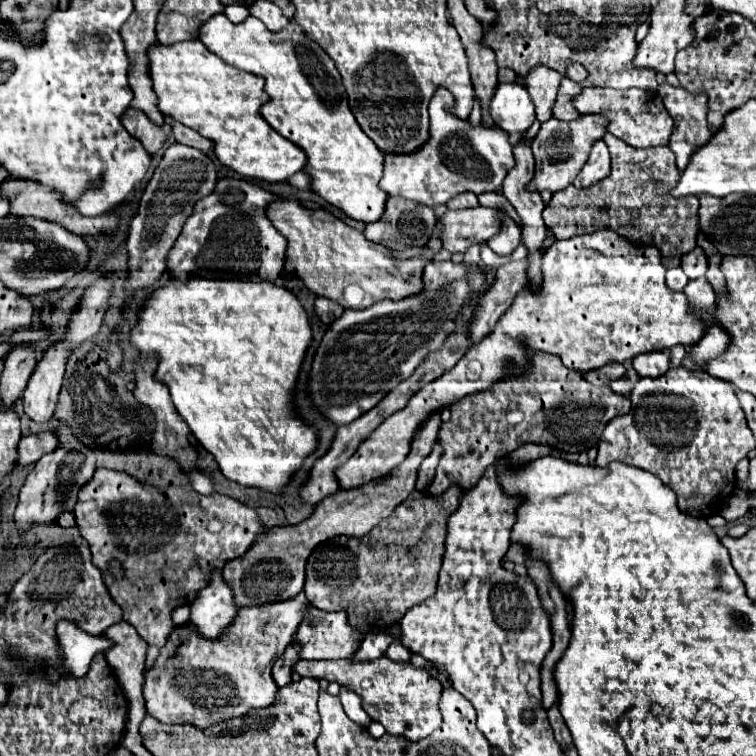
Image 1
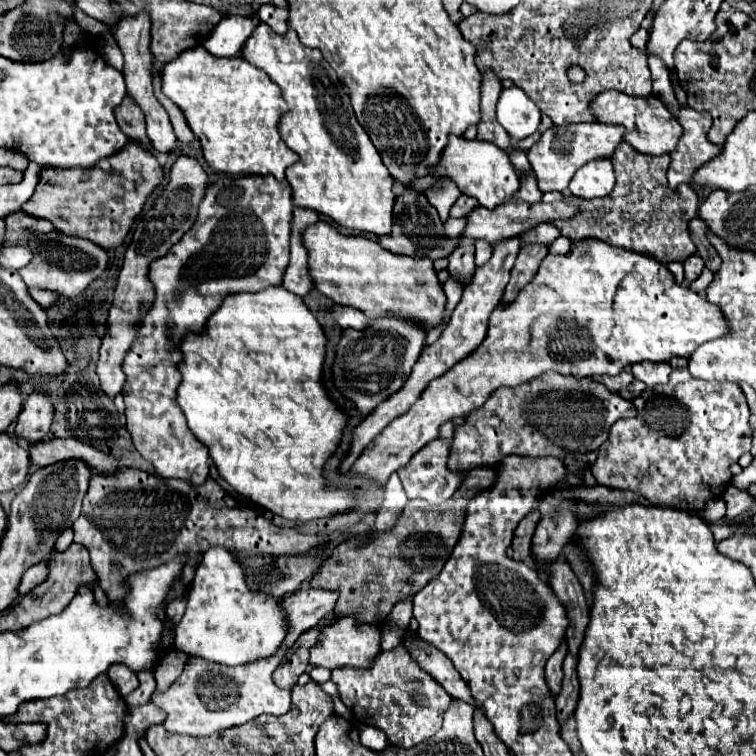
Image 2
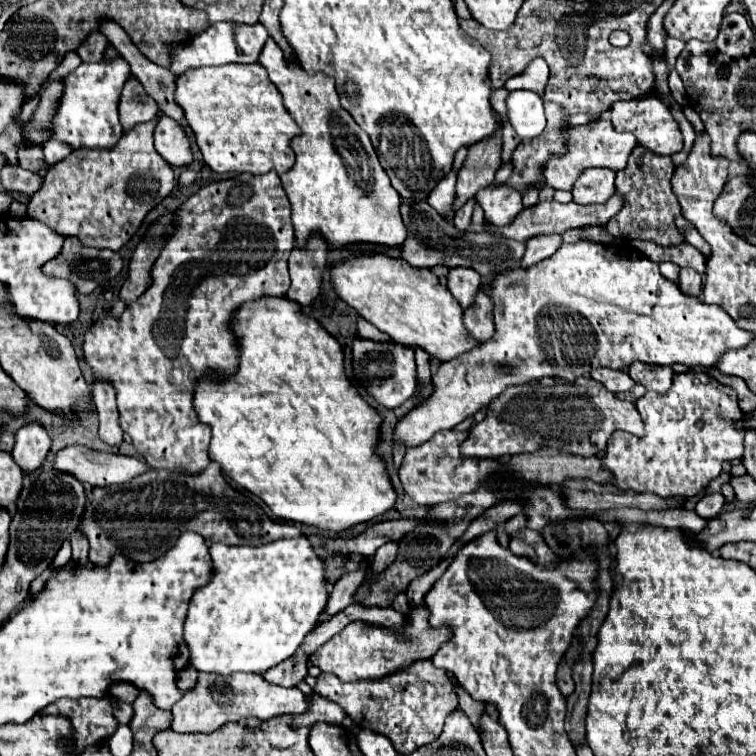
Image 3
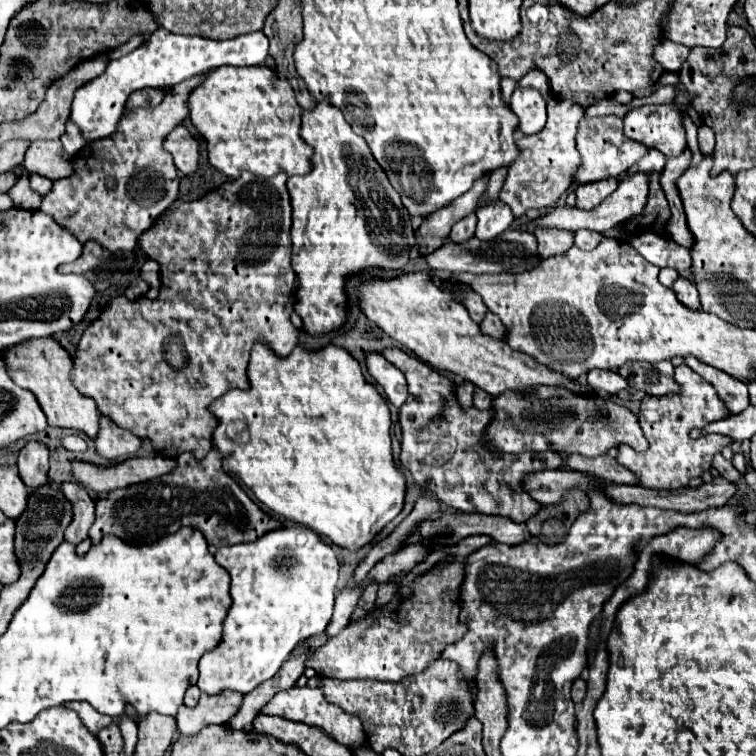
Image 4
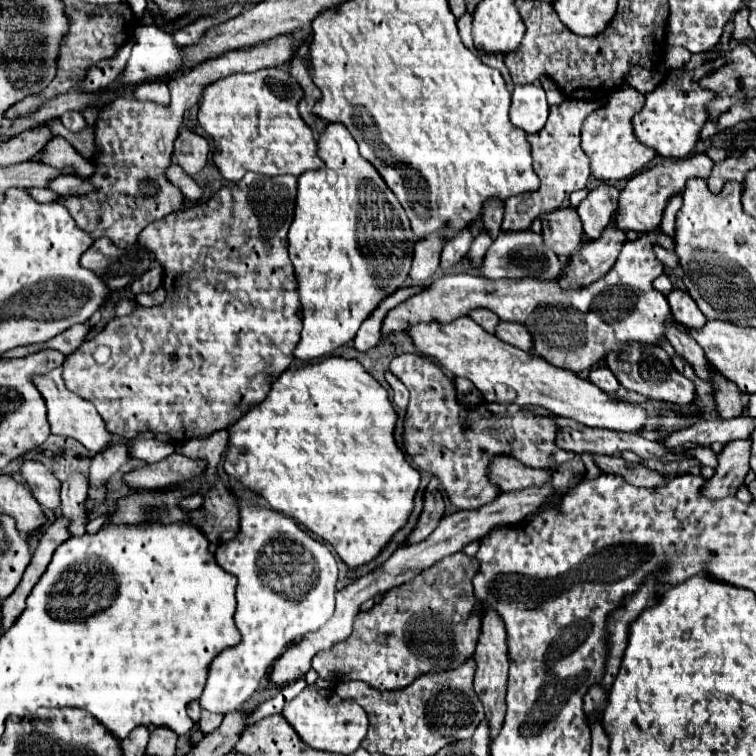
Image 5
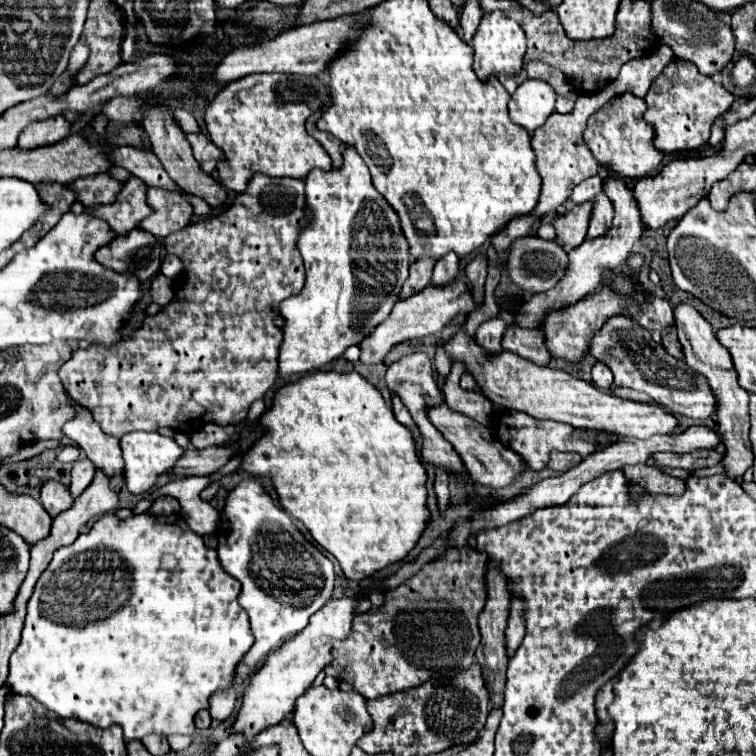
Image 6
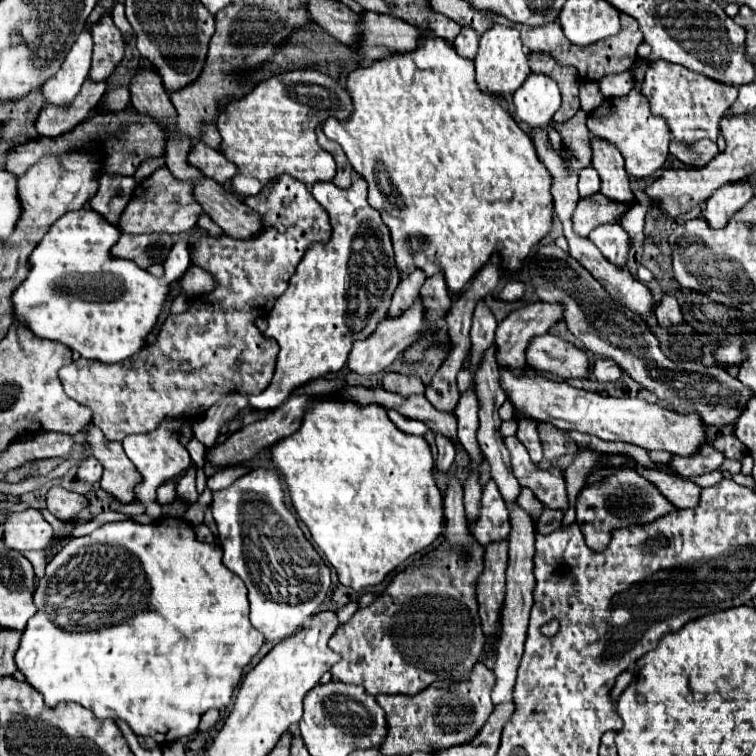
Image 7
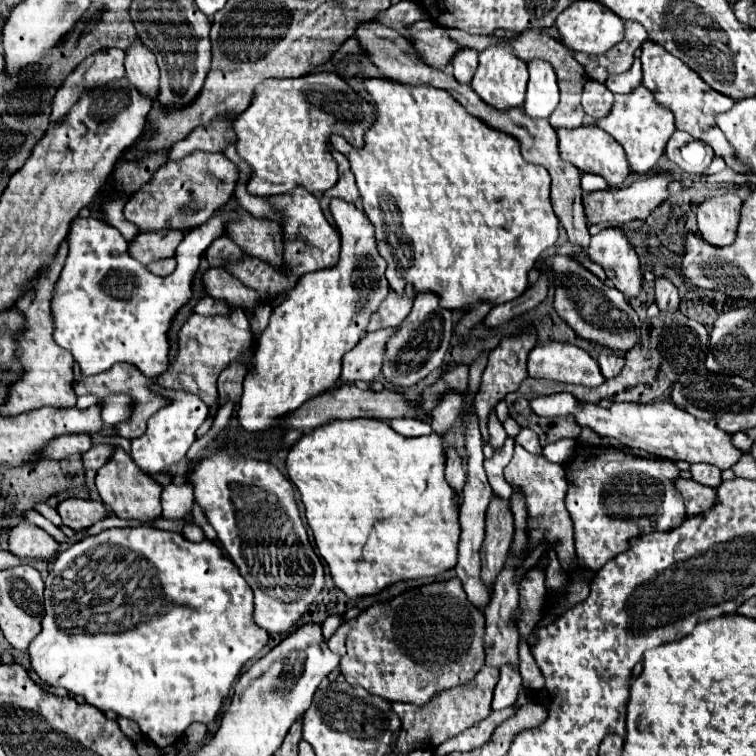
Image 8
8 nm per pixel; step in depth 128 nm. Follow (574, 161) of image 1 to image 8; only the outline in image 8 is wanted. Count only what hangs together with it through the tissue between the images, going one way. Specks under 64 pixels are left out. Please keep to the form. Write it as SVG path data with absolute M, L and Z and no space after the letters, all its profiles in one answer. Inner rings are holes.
M642 84L636 86L634 90L630 90L624 96L616 96L614 110L606 118L598 120L596 124L604 132L608 132L616 142L622 144L622 148L626 152L626 158L628 158L628 164L636 172L648 172L658 164L660 156L664 154L664 146L666 146L668 138L676 130L672 110L654 102L652 92Z

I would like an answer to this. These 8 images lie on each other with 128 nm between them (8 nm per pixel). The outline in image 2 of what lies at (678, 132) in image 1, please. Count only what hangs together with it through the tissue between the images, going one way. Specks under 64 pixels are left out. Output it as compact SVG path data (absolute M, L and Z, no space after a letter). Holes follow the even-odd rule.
M682 106L678 122L682 124L684 134L682 134L674 154L670 154L672 162L670 162L670 170L668 170L668 186L670 186L670 190L676 192L680 184L688 184L702 198L704 188L698 186L692 180L692 176L700 166L704 166L706 162L710 162L712 158L722 154L722 148L714 146L706 138L708 130L712 126L712 118L706 112L696 112L694 108Z

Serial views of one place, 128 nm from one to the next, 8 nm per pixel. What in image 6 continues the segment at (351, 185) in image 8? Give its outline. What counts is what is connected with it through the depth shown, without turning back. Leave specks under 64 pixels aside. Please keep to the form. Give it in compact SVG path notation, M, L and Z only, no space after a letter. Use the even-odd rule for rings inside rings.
M314 112L314 114L308 118L308 122L306 122L308 134L314 136L314 138L328 150L334 168L340 168L340 166L342 166L342 150L344 150L344 146L342 146L342 142L338 142L332 134L326 134L326 132L322 132L322 130L316 128L318 118L320 118L320 112Z

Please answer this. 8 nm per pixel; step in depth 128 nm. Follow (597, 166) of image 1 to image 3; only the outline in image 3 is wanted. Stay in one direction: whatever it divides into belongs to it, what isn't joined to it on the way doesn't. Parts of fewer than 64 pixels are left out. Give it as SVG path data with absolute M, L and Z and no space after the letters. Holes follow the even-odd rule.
M606 168L586 170L586 174L582 174L574 184L574 190L572 190L574 202L576 204L606 202L616 192L614 178L616 178L614 170L606 170Z

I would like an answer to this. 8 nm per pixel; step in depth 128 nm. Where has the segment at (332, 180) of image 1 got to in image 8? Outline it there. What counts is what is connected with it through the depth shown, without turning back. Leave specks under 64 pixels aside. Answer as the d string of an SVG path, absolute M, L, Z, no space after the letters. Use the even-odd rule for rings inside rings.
M338 198L332 200L330 212L342 236L340 262L334 268L304 274L296 282L294 290L288 292L286 302L280 304L272 312L268 328L258 338L256 352L252 358L252 370L246 374L246 380L244 380L244 402L240 398L240 408L238 408L240 426L250 434L272 432L272 430L282 428L284 426L282 418L286 414L294 412L306 400L334 388L336 380L340 378L344 352L352 350L358 344L358 340L364 336L364 328L370 322L370 316L390 292L390 288L386 286L386 276L384 276L386 260L382 260L382 256L376 250L374 228L370 226L370 220L366 218L366 214L362 214L362 210L358 210L354 204L348 204Z

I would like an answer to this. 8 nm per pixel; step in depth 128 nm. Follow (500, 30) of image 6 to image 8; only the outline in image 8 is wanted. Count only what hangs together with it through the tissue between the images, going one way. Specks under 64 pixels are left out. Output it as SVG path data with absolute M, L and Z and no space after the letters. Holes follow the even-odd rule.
M506 44L492 46L480 54L480 64L478 70L472 78L472 90L486 102L488 106L506 112L510 108L522 108L524 104L524 94L526 94L526 82L528 82L528 68L526 62L516 58L512 54L512 48Z

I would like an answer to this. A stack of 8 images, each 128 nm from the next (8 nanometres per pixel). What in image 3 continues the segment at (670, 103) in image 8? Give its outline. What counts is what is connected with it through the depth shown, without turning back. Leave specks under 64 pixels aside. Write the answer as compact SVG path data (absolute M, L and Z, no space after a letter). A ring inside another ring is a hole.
M656 96L614 102L614 106L610 110L610 120L612 120L612 124L614 124L614 128L618 132L624 132L624 130L626 132L634 132L634 136L640 142L640 146L644 146L648 150L654 150L656 154L672 156L672 154L682 150L682 134L680 134L678 122L670 114L668 106L664 106Z

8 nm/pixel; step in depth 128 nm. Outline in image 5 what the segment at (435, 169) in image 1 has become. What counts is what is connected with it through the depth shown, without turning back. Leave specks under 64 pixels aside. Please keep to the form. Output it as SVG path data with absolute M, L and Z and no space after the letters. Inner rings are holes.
M482 230L482 232L478 234L478 238L472 242L470 252L468 252L468 260L470 260L470 264L472 264L474 268L478 268L478 266L482 264L484 254L486 254L486 250L490 248L490 244L492 244L492 238L488 236L486 230Z

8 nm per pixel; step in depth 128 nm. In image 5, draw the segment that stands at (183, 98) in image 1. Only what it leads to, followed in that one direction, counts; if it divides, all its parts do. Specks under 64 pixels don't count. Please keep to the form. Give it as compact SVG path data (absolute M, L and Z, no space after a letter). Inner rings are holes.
M284 68L258 70L254 74L232 74L210 84L210 88L204 90L200 100L198 122L214 140L214 164L218 166L224 180L234 184L242 180L242 176L248 170L264 176L280 176L280 174L300 176L306 170L316 170L324 166L322 158L318 156L316 134L304 124L304 120L298 114L298 102L302 98L304 92L300 84Z

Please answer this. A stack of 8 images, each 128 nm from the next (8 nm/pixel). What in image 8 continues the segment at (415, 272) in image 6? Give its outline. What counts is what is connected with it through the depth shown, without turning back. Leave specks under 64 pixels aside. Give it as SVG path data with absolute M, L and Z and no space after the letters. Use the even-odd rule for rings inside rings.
M406 290L406 294L402 298L398 298L398 294L390 292L380 308L372 314L370 318L370 324L368 324L368 330L366 332L374 332L374 330L380 330L380 328L390 328L390 326L398 326L410 312L412 308L412 290Z

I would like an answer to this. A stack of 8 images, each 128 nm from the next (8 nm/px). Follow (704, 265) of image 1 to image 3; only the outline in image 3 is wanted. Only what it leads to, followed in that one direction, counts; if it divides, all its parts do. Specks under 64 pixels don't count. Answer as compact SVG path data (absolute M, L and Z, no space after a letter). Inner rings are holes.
M682 268L680 270L680 278L678 278L678 288L692 298L700 298L700 290L702 290L702 276L692 270L692 268Z

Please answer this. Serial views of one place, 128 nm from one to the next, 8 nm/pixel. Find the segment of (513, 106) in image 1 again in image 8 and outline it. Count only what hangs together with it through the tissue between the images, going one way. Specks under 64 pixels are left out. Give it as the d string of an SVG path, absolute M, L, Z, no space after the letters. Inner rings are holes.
M538 58L528 62L528 72L530 72L530 80L528 80L524 112L532 118L548 118L558 106L558 98L560 98L556 72L550 62Z

